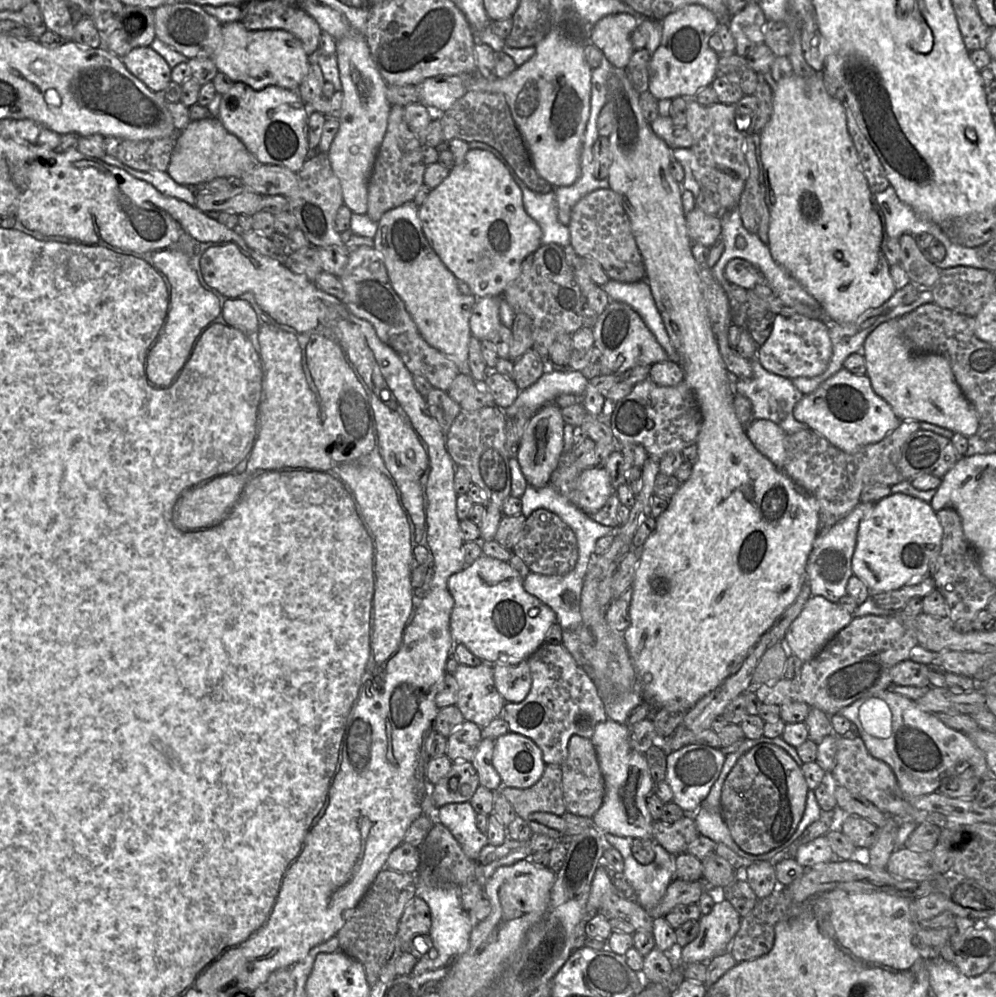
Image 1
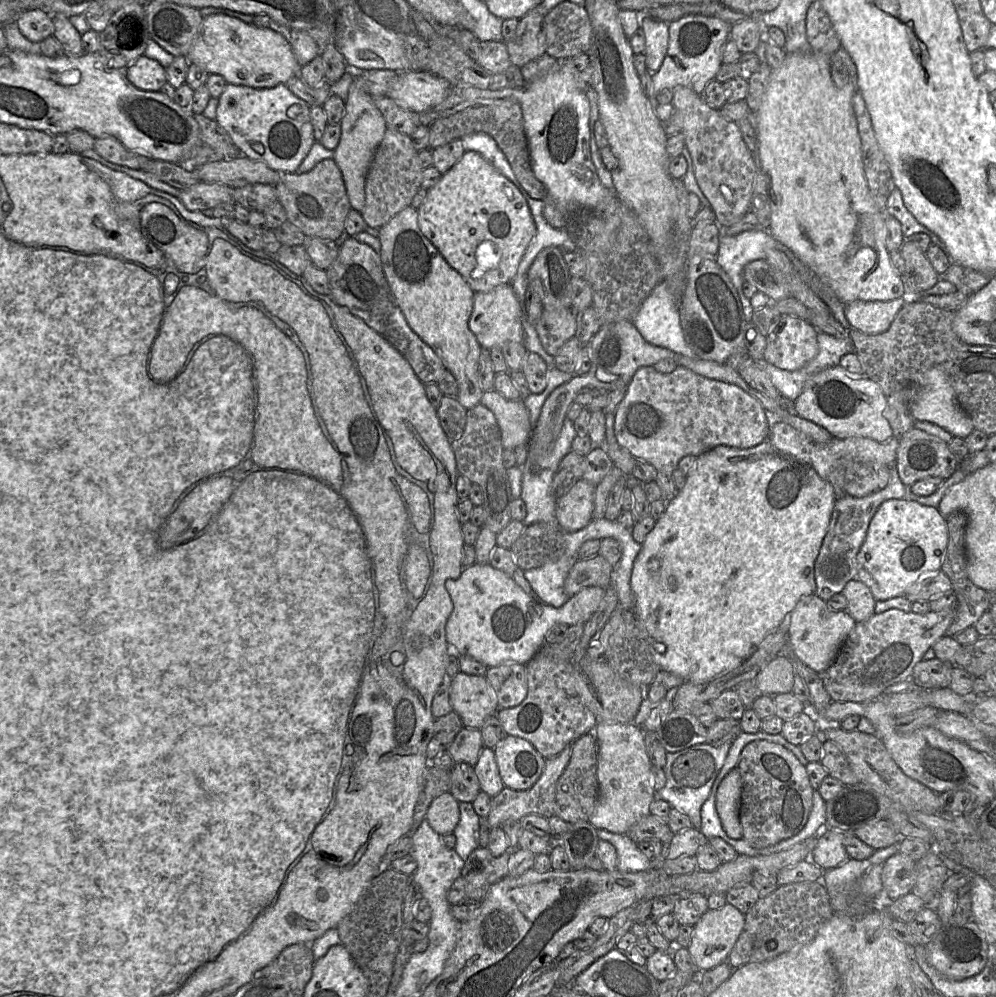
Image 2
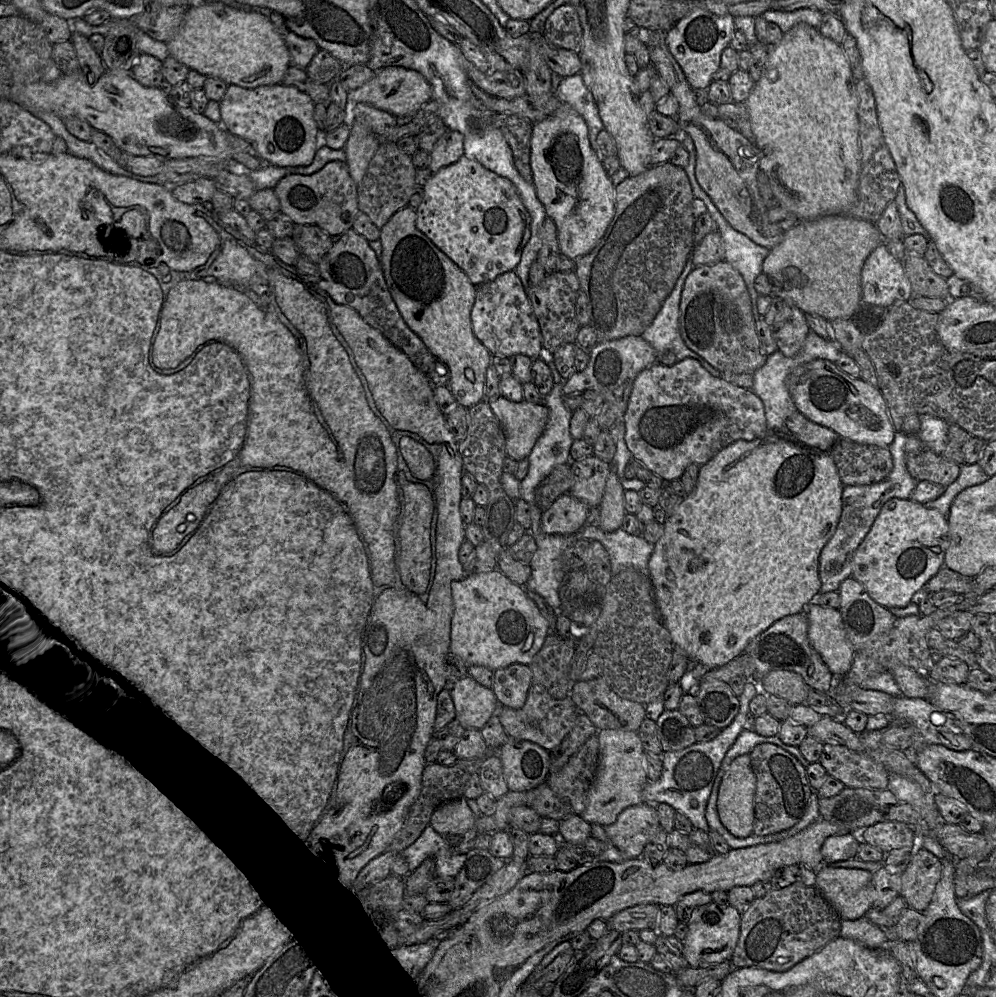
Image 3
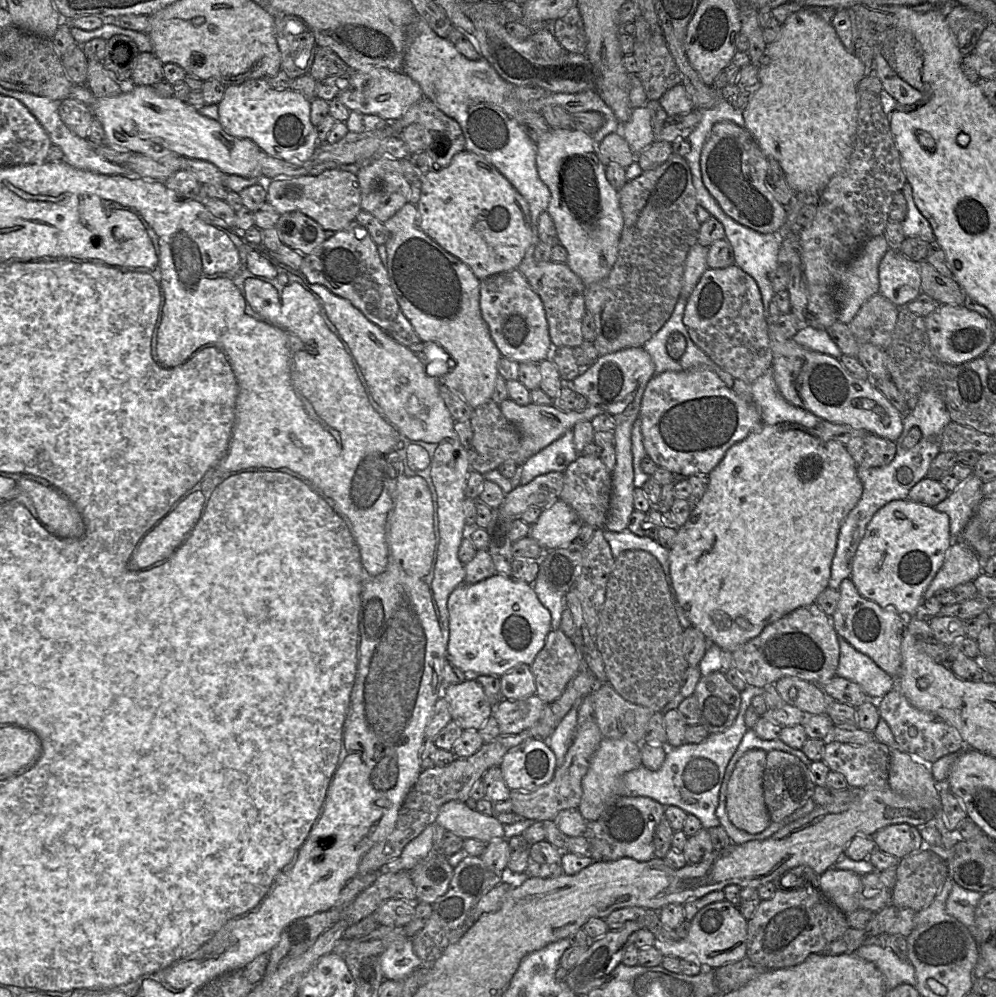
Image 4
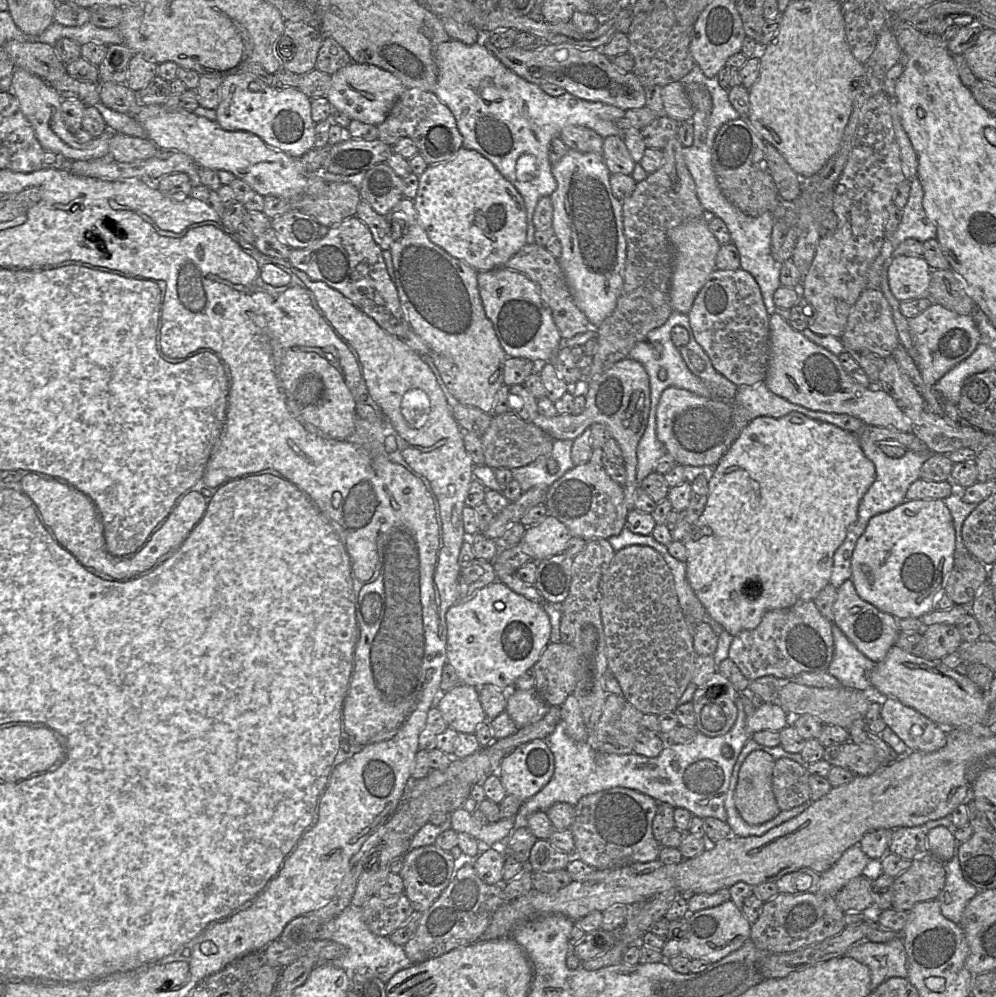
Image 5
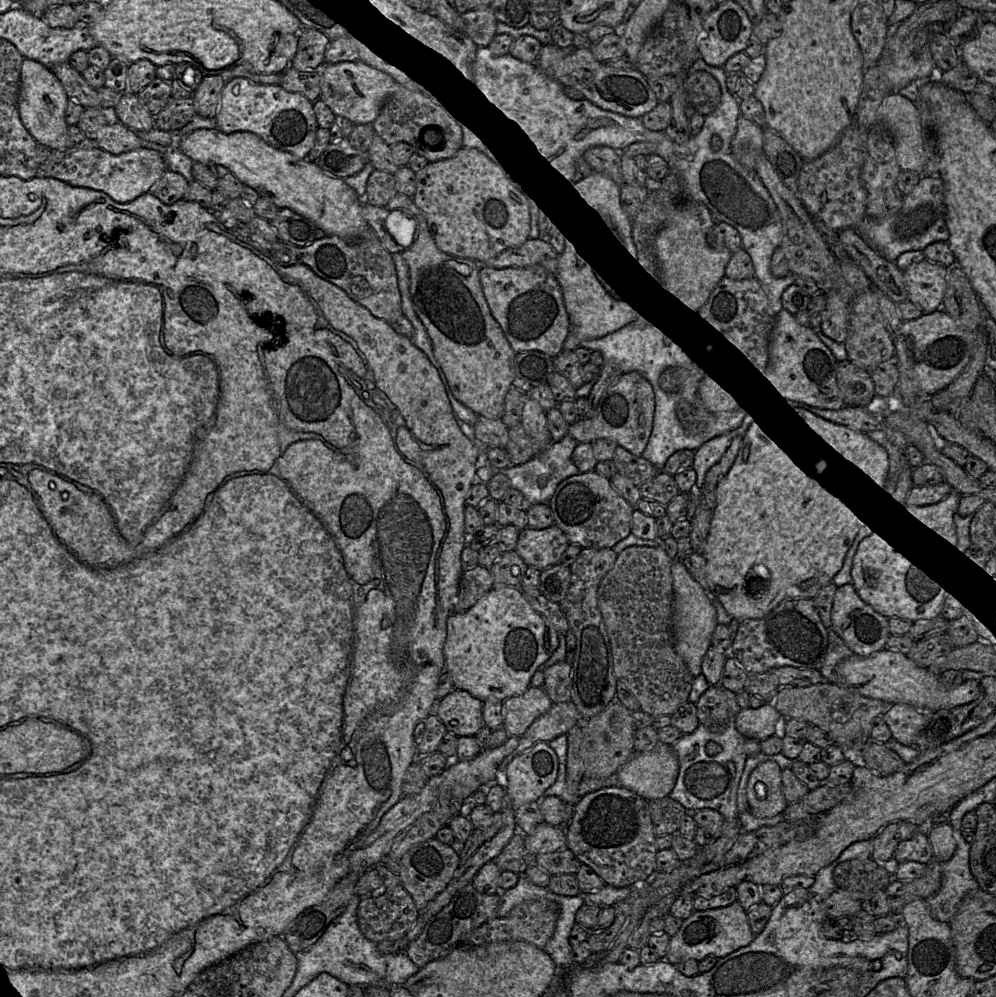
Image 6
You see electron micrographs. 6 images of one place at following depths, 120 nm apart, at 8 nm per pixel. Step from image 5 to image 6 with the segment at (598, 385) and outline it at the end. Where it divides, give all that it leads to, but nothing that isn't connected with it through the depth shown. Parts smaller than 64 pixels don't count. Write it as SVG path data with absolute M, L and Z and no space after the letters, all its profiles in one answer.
M623 373L609 386L591 418L579 418L569 425L568 435L578 443L593 443L597 439L614 440L636 456L642 456L653 428L655 395L651 383L640 373Z

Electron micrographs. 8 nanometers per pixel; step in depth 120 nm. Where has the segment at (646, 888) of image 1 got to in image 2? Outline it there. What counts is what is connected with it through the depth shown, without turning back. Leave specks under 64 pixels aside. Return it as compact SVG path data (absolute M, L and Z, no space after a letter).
M597 829L599 840L612 844L616 850L616 870L620 872L639 872L652 868L652 862L638 849L627 834L616 834Z

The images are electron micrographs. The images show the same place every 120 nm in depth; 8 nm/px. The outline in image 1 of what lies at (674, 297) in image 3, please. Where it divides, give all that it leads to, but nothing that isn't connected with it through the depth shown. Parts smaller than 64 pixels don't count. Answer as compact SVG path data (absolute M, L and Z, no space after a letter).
M609 280L602 289L614 301L628 304L636 311L657 342L666 351L669 359L678 363L678 354L666 331L661 314L655 304L650 286L646 280L635 283L622 283Z

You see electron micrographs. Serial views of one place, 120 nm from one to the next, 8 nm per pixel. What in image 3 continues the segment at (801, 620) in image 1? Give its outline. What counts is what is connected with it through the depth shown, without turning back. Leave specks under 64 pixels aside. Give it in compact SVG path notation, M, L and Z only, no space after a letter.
M812 600L805 613L811 646L834 676L844 676L851 667L855 649L847 637L839 609L823 607Z

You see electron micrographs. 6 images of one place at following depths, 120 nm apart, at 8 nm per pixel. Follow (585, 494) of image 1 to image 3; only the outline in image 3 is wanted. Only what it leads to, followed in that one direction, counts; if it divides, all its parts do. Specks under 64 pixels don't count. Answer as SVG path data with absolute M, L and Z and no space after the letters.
M570 492L558 497L542 513L541 527L547 534L570 535L584 527L590 507Z

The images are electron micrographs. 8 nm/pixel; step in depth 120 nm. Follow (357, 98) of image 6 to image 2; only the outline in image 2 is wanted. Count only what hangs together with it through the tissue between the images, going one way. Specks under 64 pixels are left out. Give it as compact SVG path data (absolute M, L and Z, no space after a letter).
M404 71L398 73L387 97L406 110L422 113L440 104L451 88L446 79L427 71Z

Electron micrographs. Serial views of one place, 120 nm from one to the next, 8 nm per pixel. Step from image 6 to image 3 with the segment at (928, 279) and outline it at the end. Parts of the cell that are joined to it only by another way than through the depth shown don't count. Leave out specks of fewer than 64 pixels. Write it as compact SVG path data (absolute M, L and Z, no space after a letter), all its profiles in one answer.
M885 240L866 258L861 271L862 304L889 308L895 303L910 301L913 297L911 283L903 261L897 260L887 249Z

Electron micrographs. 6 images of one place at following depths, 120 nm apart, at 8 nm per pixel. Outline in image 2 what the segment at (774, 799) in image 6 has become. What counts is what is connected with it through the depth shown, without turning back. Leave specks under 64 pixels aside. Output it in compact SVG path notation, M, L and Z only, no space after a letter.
M737 767L722 780L716 793L715 807L725 833L732 839L742 839L739 812L742 778Z

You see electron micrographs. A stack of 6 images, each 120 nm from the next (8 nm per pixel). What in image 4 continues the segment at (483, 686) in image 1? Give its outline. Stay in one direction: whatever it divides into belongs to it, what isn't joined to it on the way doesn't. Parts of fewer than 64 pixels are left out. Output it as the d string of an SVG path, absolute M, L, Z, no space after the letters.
M467 678L460 684L446 685L442 696L449 705L449 711L454 720L463 730L479 730L492 716L494 706L491 705L482 686L475 678Z

